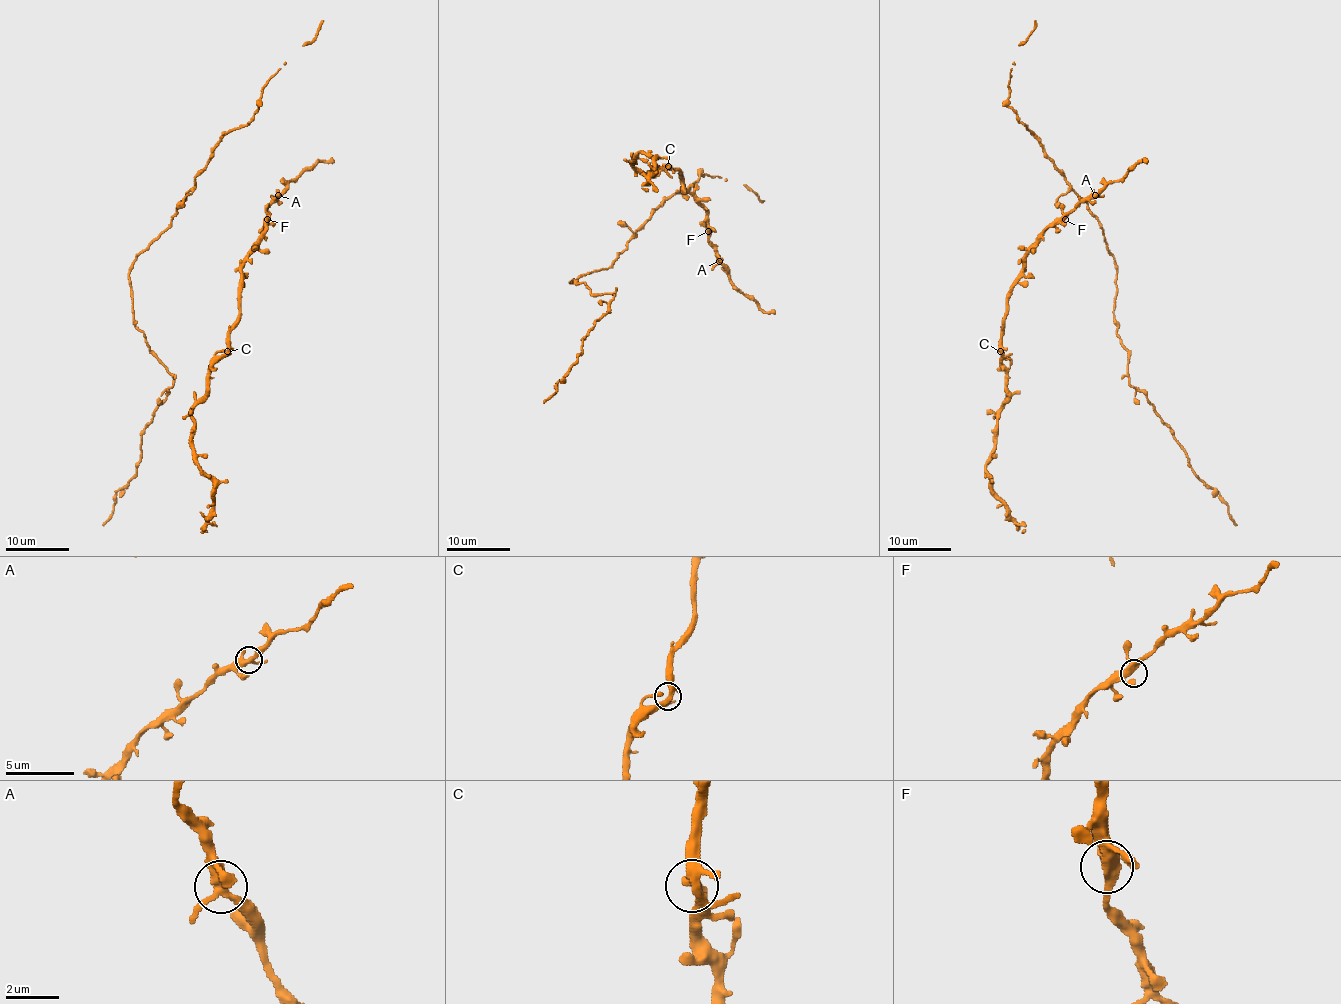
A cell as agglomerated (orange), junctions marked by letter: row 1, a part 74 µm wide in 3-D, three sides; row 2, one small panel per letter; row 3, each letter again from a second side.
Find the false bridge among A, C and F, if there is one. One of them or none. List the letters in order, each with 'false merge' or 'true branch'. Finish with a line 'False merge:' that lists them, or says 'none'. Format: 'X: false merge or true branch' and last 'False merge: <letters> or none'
A: true branch
C: true branch
F: true branch
False merge: none

